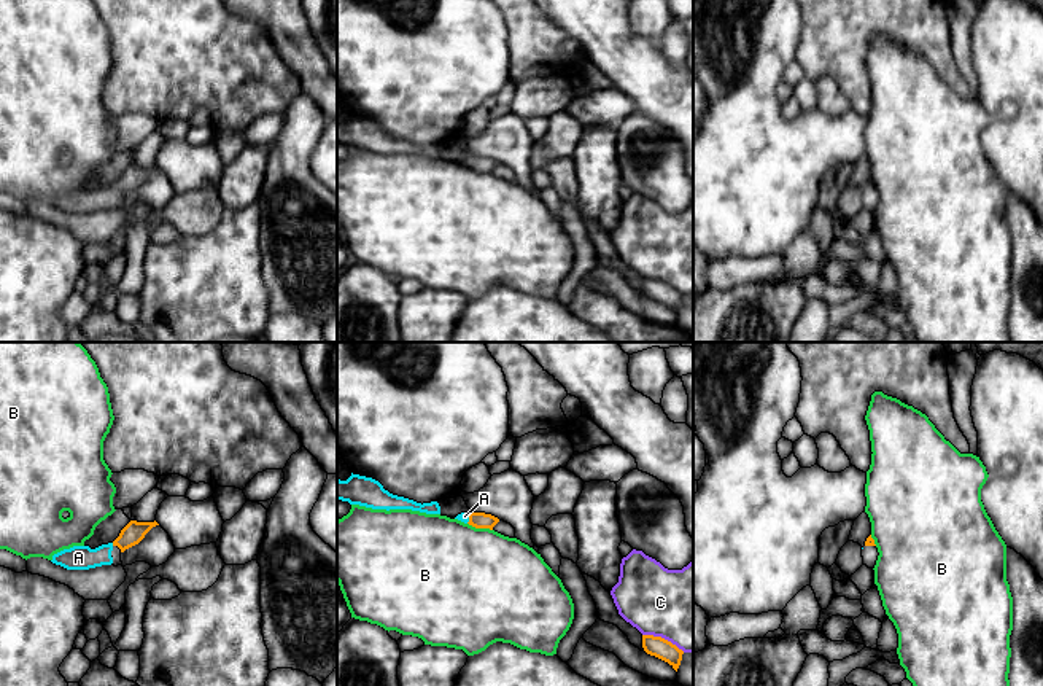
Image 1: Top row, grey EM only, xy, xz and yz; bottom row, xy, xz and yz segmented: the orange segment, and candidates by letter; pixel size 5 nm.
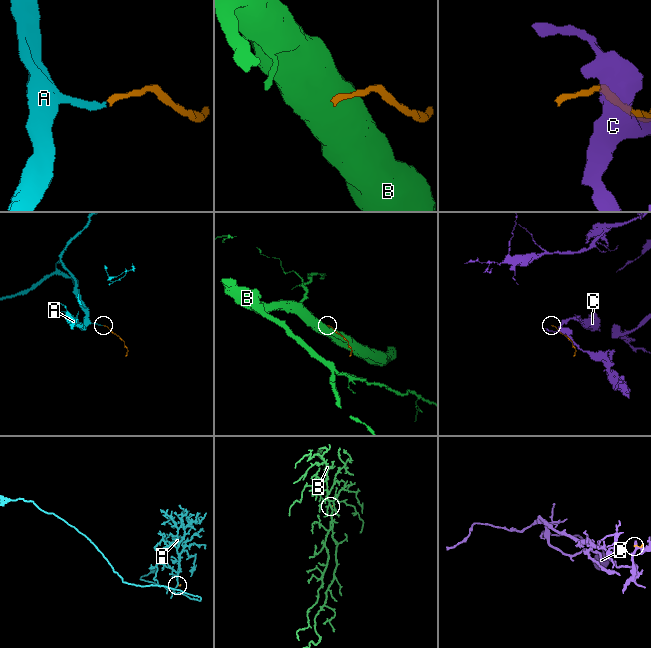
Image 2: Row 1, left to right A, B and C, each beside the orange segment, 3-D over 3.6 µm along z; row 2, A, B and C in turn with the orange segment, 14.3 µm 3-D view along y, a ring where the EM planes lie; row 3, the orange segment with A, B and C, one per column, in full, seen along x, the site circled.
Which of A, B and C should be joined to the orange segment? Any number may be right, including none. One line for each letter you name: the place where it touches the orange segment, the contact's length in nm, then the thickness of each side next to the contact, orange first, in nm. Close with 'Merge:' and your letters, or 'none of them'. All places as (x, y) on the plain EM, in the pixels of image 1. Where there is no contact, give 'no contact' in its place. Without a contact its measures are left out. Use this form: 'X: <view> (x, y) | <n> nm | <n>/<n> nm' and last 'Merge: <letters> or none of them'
A: xz (469, 163) | 50 nm | 80/50 nm
Merge: A

